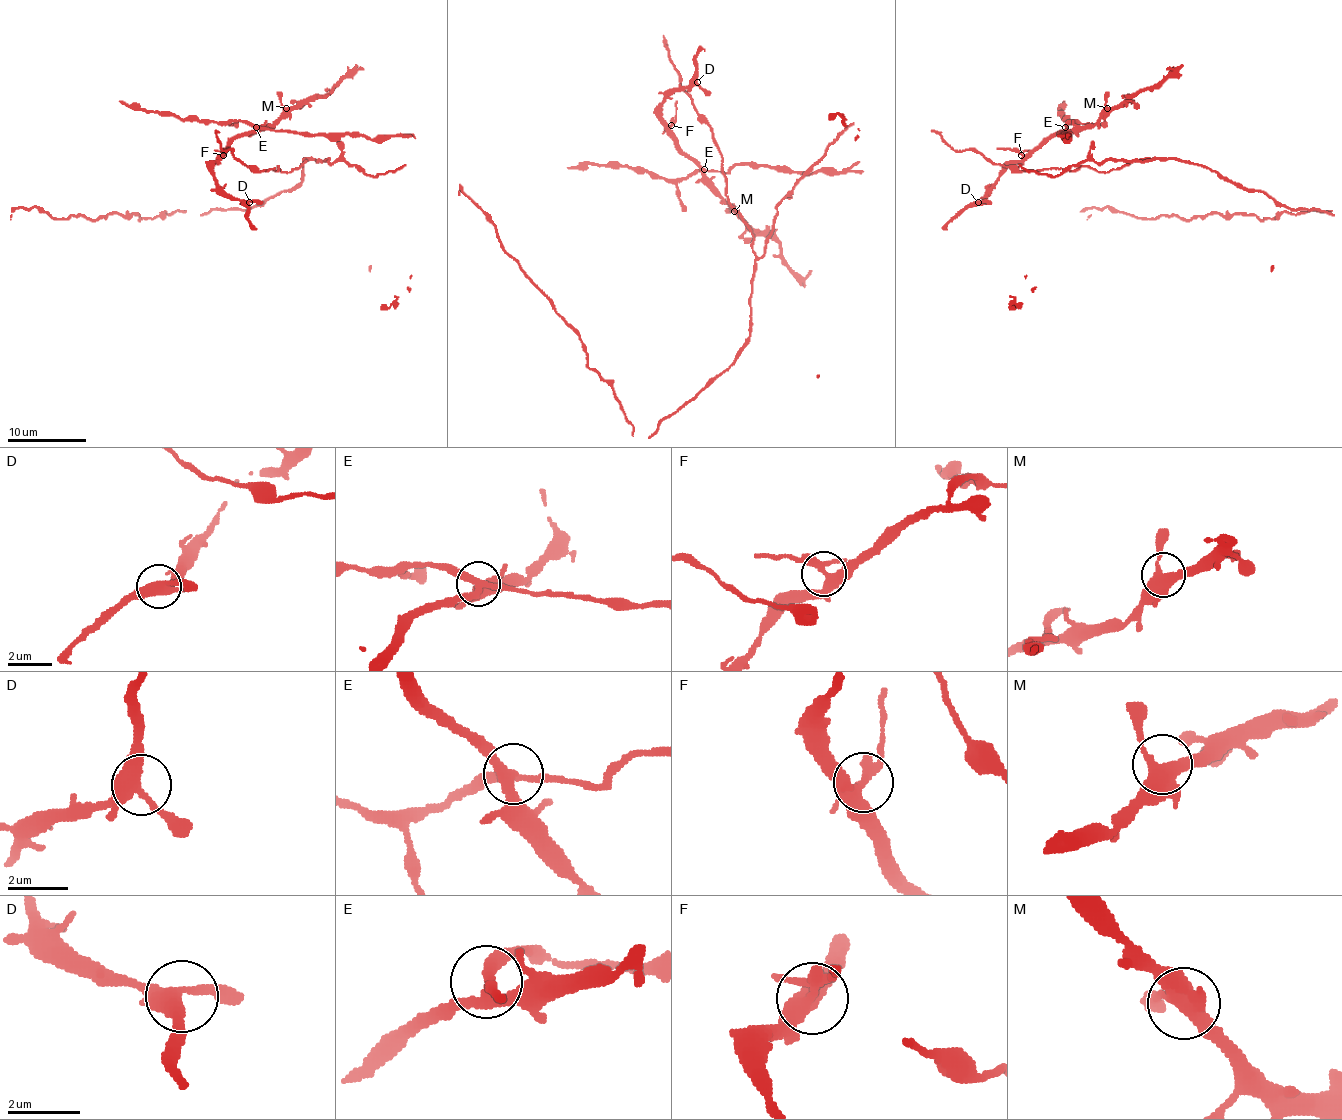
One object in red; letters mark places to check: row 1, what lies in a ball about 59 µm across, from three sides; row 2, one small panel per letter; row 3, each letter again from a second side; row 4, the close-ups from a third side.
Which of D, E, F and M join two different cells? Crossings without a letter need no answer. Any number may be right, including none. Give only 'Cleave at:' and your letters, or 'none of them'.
Cleave at: E, F

